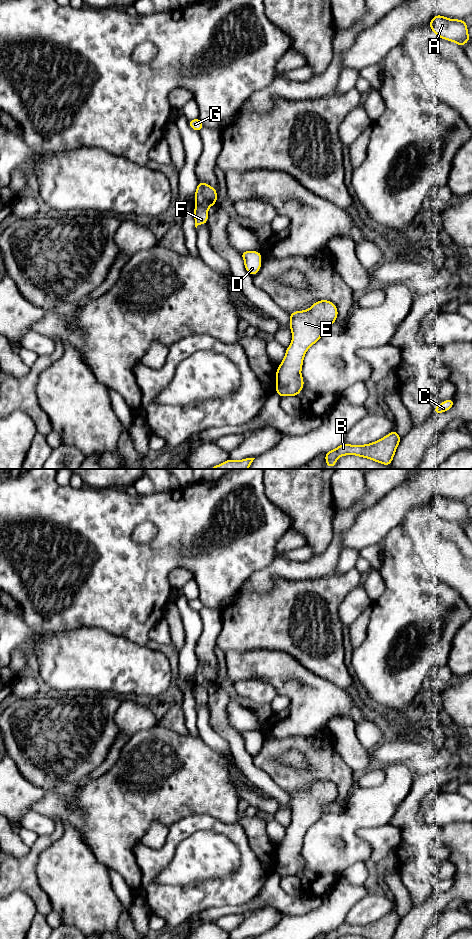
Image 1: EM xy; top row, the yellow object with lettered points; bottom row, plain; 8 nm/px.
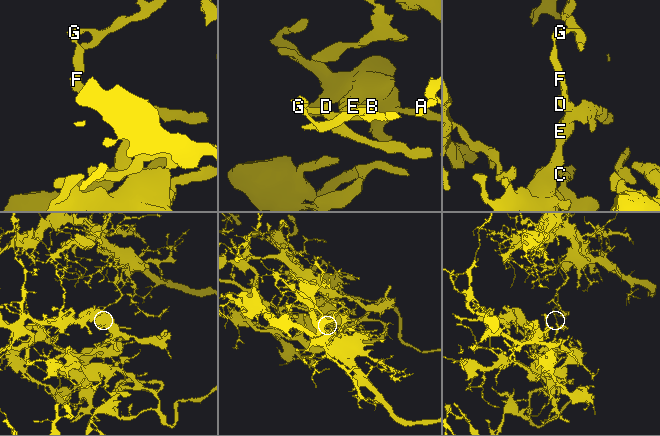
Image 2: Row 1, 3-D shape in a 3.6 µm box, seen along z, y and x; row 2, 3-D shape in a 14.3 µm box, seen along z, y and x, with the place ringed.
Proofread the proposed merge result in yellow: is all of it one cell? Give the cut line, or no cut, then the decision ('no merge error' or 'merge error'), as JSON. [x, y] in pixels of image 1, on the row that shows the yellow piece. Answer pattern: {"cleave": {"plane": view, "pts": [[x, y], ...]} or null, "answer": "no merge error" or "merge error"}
{"cleave": {"plane": "xy", "pts": [[196, 203], [207, 208]]}, "answer": "merge error"}

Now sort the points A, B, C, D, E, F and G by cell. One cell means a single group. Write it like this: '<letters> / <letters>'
A G / B C D E F

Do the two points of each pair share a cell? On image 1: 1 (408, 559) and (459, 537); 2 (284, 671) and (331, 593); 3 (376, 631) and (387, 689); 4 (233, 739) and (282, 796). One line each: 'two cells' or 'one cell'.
1: two cells
2: two cells
3: one cell
4: one cell

